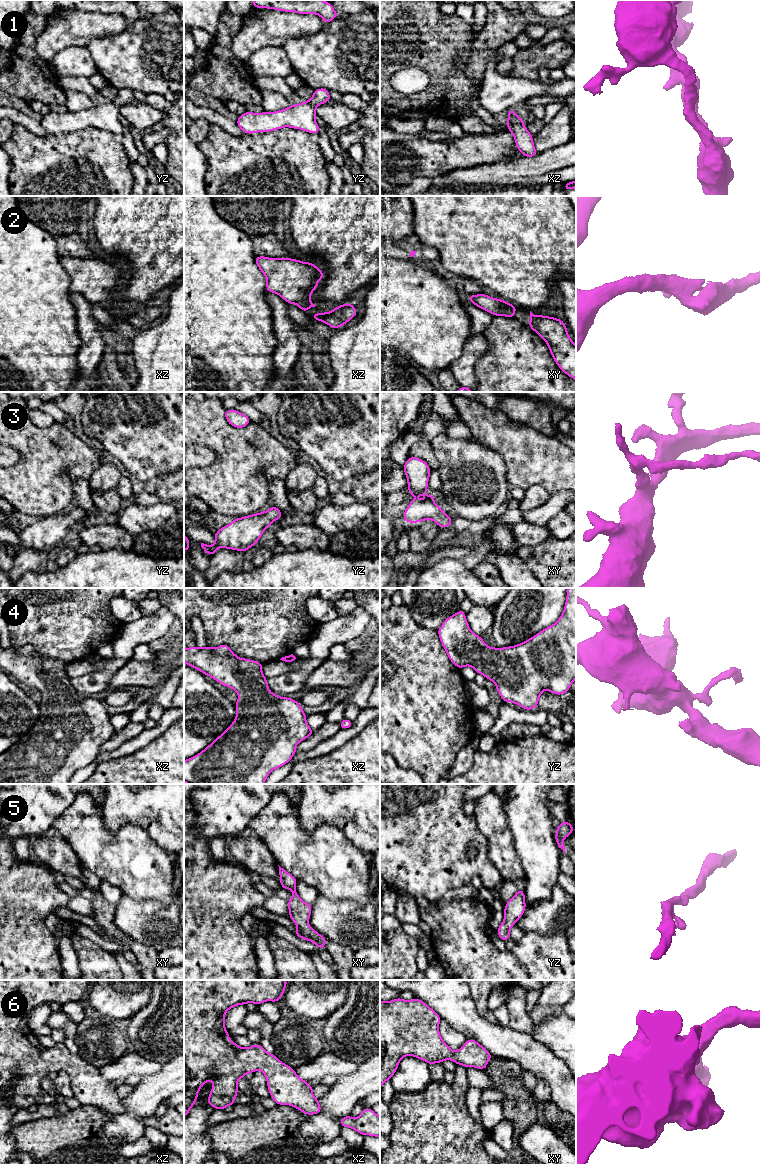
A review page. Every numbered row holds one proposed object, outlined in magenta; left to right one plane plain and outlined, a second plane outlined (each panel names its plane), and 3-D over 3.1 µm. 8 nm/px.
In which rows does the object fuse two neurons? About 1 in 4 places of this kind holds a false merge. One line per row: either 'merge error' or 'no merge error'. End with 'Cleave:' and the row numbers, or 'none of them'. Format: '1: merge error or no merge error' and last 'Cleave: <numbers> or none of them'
1: no merge error
2: no merge error
3: no merge error
4: no merge error
5: no merge error
6: no merge error
Cleave: none of them

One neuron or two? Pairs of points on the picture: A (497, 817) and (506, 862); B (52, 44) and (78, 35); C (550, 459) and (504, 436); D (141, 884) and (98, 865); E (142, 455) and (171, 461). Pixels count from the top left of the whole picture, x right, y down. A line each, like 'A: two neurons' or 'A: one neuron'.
A: one neuron
B: one neuron
C: one neuron
D: one neuron
E: one neuron

